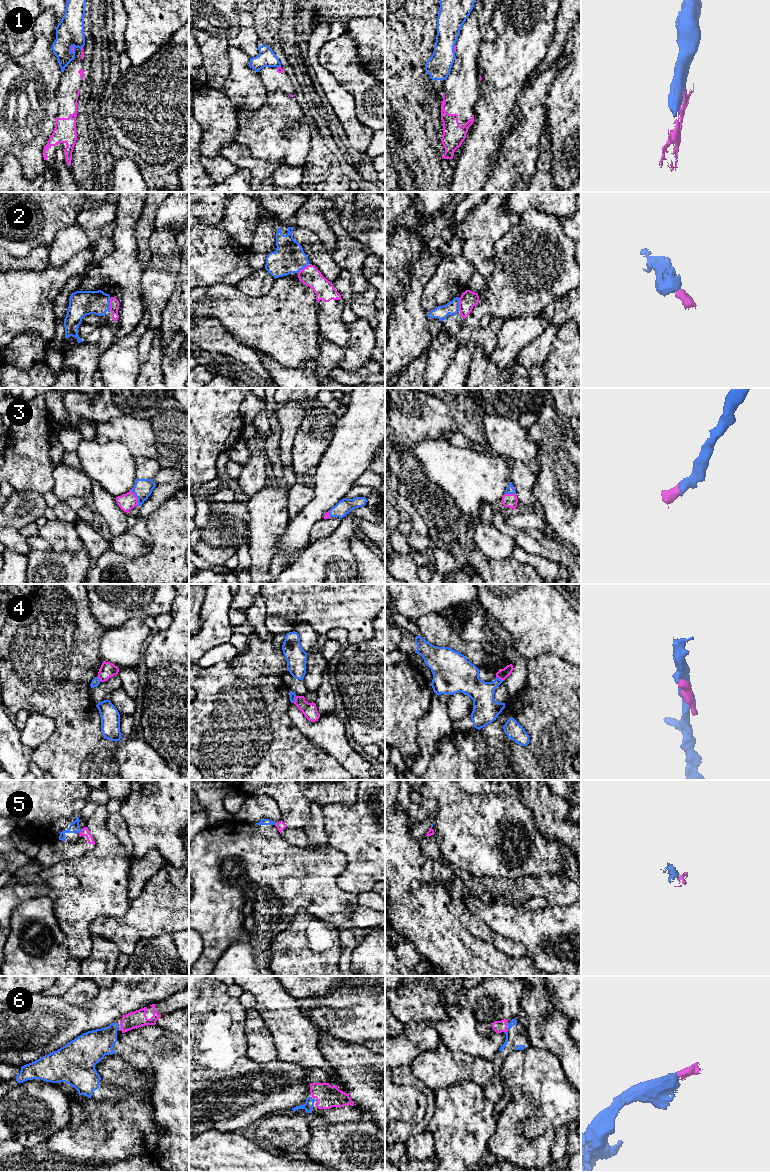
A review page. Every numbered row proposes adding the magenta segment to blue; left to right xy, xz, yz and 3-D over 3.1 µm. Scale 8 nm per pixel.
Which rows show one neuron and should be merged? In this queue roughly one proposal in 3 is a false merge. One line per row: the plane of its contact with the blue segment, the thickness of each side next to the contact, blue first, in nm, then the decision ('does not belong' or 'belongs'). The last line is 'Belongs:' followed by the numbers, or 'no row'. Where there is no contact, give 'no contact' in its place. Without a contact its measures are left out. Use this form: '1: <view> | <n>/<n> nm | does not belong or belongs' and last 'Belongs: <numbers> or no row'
1: xy | 220/30 nm | does not belong
2: yz | 110/140 nm | belongs
3: xy | 150/140 nm | belongs
4: yz | 190/90 nm | does not belong
5: xy | 80/60 nm | does not belong
6: yz | 50/100 nm | belongs
Belongs: 2, 3, 6

